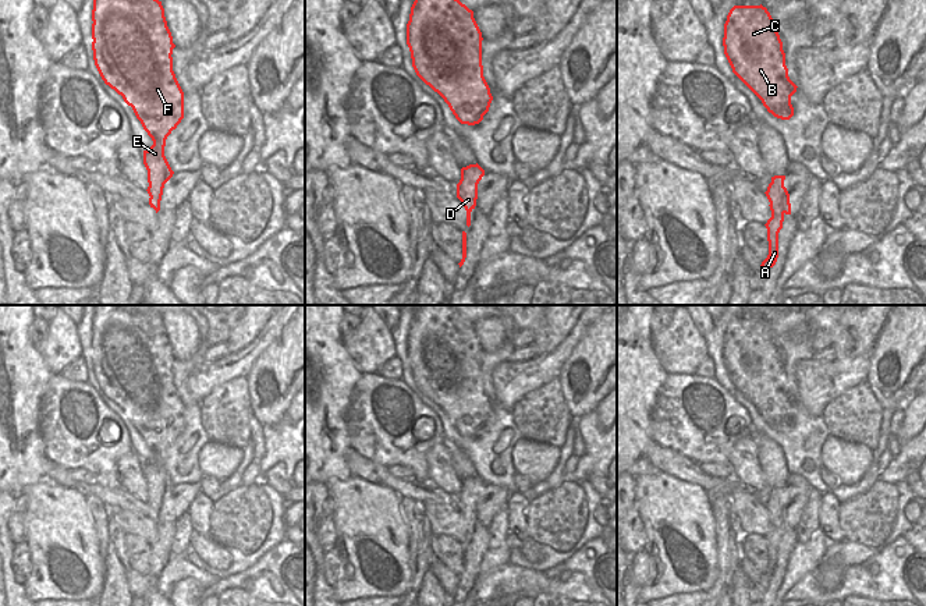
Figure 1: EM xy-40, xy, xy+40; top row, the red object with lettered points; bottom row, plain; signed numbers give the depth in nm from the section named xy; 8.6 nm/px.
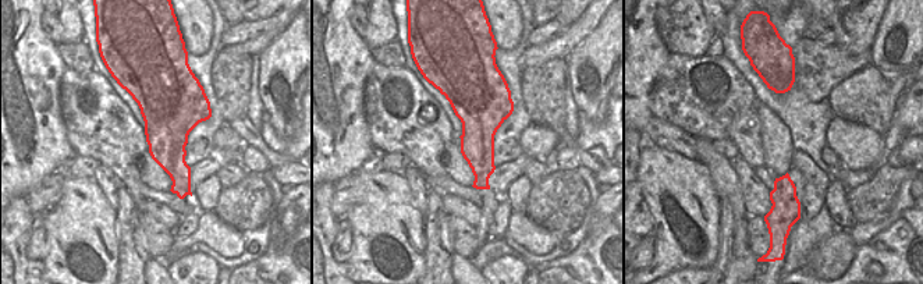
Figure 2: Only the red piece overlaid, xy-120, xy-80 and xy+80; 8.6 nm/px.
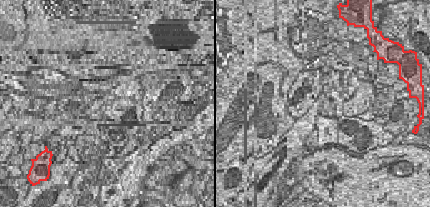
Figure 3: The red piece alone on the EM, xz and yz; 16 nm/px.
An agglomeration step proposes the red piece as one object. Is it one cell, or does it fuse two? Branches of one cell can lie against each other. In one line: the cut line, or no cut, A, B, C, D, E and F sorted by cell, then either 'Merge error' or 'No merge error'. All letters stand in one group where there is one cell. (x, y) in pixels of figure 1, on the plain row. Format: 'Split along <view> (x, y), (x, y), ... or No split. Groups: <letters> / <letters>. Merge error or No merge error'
No split. Groups: A B C D E F. No merge error

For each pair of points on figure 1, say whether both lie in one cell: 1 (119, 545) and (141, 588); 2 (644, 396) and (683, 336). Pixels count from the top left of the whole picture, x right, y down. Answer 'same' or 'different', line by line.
1: different
2: different

